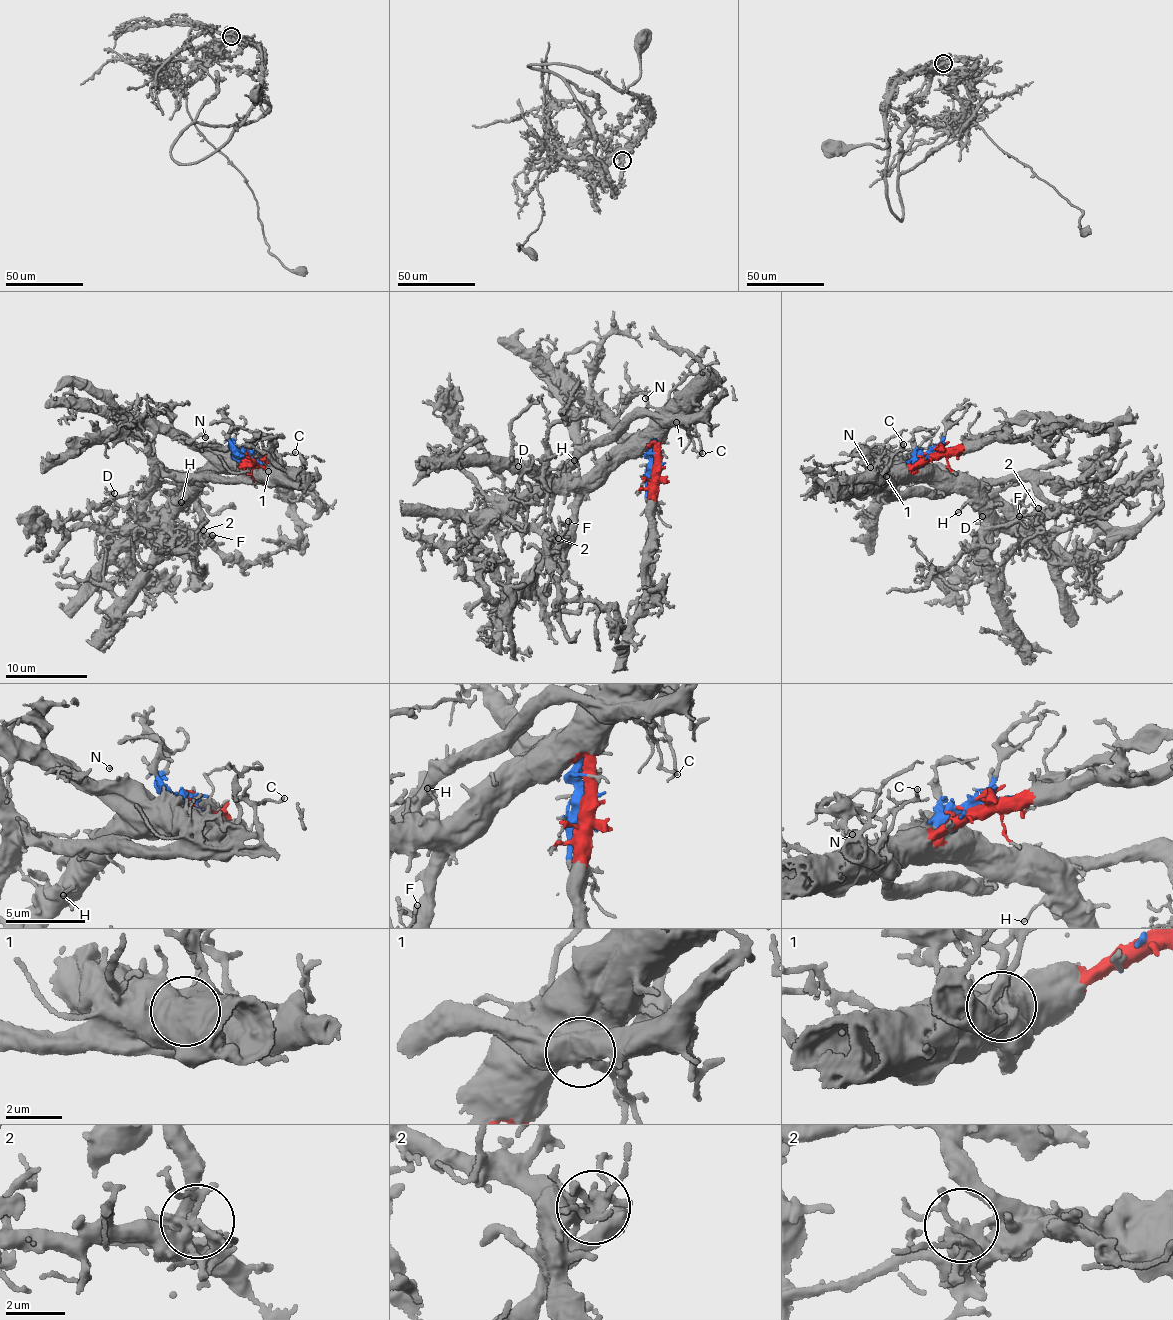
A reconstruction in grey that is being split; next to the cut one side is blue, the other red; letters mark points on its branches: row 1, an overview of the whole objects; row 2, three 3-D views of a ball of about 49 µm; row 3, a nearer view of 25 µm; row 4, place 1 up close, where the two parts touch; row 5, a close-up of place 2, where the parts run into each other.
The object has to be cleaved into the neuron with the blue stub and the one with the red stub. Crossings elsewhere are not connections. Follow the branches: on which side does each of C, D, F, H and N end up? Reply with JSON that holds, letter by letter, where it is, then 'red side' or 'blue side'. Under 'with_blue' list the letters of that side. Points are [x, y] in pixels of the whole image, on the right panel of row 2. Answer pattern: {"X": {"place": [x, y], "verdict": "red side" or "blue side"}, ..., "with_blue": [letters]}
{"C": {"place": [903, 444], "verdict": "red side"}, "D": {"place": [982, 516], "verdict": "red side"}, "F": {"place": [1019, 516], "verdict": "red side"}, "H": {"place": [958, 512], "verdict": "red side"}, "N": {"place": [870, 467], "verdict": "red side"}, "with_blue": []}

